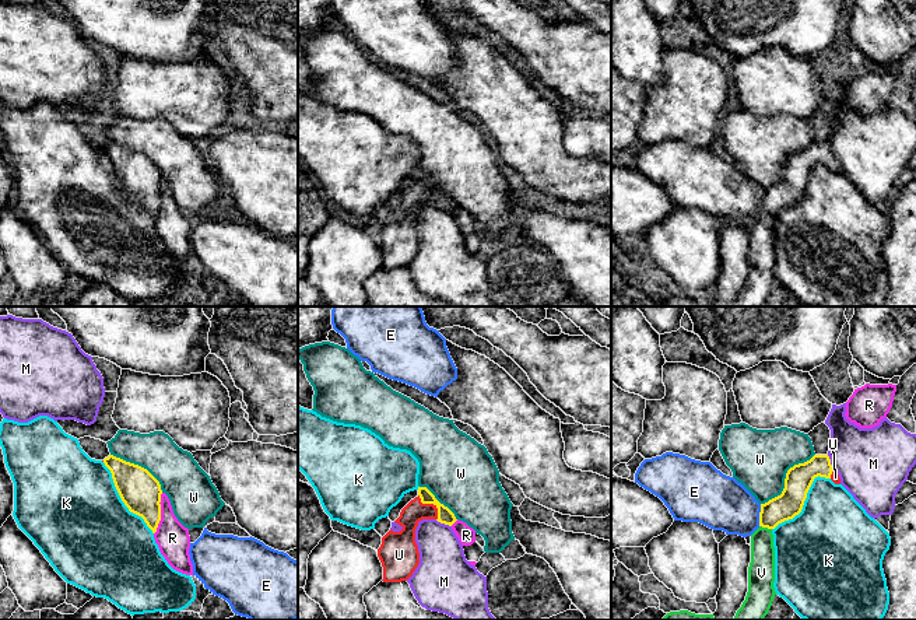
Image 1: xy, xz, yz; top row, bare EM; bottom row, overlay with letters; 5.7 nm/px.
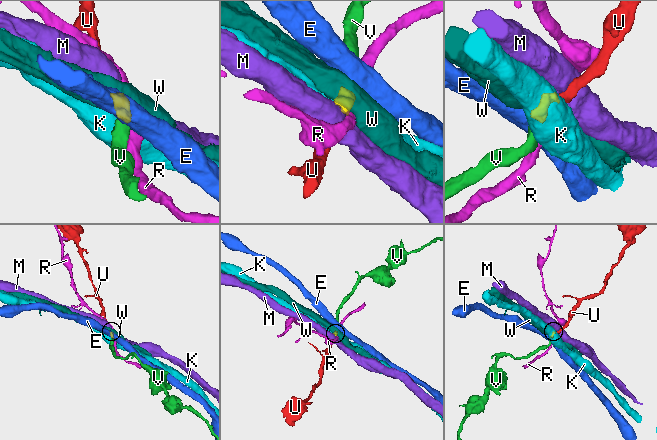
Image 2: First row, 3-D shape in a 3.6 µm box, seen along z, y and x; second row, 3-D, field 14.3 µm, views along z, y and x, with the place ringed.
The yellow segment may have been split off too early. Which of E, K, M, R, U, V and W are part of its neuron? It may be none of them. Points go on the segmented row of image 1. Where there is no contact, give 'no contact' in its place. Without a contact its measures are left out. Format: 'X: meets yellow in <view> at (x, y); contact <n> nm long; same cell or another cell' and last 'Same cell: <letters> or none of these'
E: meets yellow in yz at (760, 515); contact 130 nm long; another cell
K: meets yellow in yz at (804, 500); contact 440 nm long; another cell
M: meets yellow in xz at (444, 522); contact 100 nm long; another cell
R: meets yellow in xy at (160, 514); contact 240 nm long; another cell
U: meets yellow in xz at (431, 503); contact 190 nm long; same cell
V: meets yellow in yz at (765, 526); contact 80 nm long; same cell
W: meets yellow in yz at (785, 479); contact 420 nm long; another cell
Same cell: U, V

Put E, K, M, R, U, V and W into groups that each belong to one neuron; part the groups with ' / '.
E / K / M / R / U V / W

